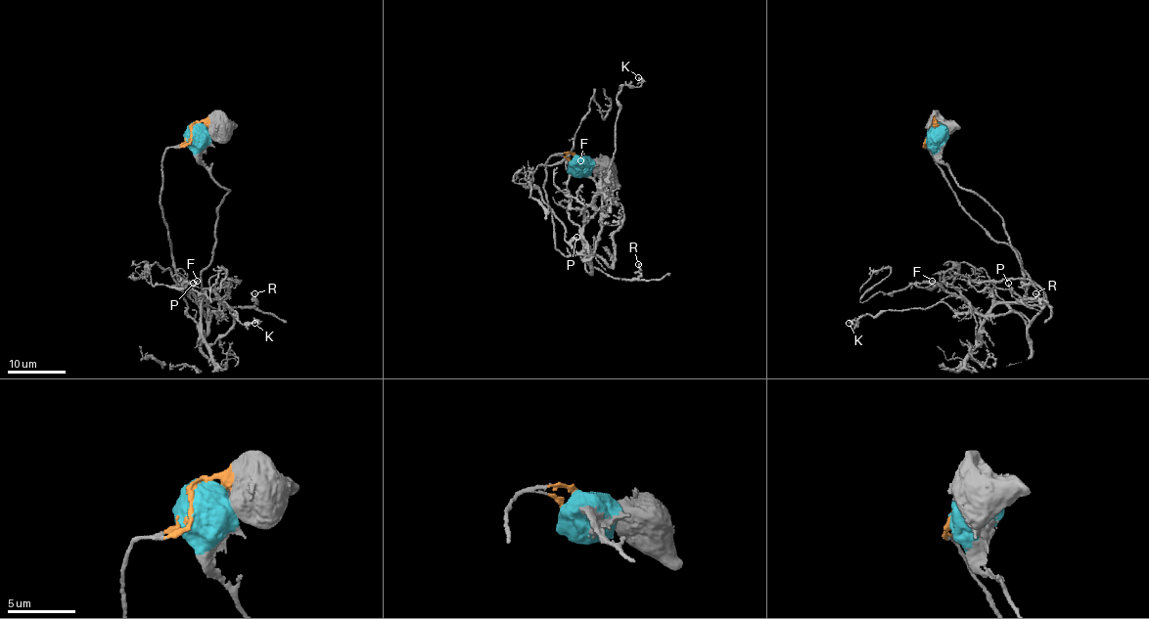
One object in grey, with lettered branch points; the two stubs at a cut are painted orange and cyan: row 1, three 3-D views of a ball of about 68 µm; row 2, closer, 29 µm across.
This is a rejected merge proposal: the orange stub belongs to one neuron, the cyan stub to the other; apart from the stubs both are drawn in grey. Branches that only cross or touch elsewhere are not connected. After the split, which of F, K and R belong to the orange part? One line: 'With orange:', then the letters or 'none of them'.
With orange: F, R

